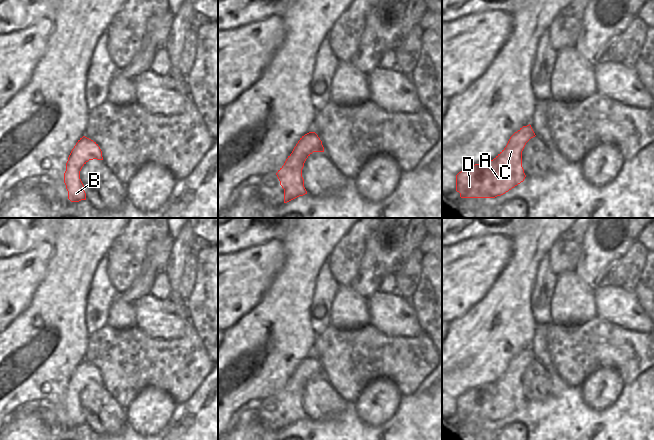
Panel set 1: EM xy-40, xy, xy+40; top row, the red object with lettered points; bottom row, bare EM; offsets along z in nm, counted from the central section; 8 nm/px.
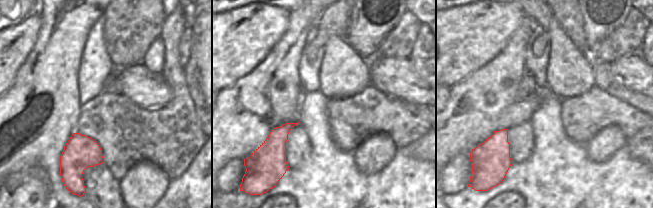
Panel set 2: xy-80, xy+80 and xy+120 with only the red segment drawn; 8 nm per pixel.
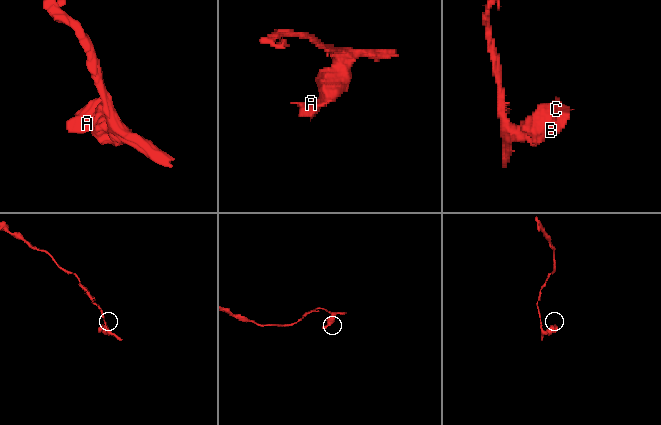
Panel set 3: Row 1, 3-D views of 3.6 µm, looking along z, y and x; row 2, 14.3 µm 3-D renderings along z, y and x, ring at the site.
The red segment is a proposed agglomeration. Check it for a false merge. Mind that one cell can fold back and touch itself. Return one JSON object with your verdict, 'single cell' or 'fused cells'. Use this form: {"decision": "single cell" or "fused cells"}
{"decision": "single cell"}

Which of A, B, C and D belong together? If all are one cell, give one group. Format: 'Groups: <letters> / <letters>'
Groups: A B C D

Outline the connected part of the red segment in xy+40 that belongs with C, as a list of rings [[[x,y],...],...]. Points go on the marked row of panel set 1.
[[[531,125],[523,126],[509,139],[506,147],[493,159],[469,166],[456,175],[456,191],[461,198],[495,198],[524,181],[522,151],[535,133]]]

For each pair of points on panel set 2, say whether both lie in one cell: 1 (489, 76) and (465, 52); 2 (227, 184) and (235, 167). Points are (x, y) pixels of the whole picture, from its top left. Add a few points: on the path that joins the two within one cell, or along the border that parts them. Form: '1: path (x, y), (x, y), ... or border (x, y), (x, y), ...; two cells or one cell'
1: border (499, 52), (488, 62), (461, 80); two cells
2: path (228, 180), (233, 171); one cell

